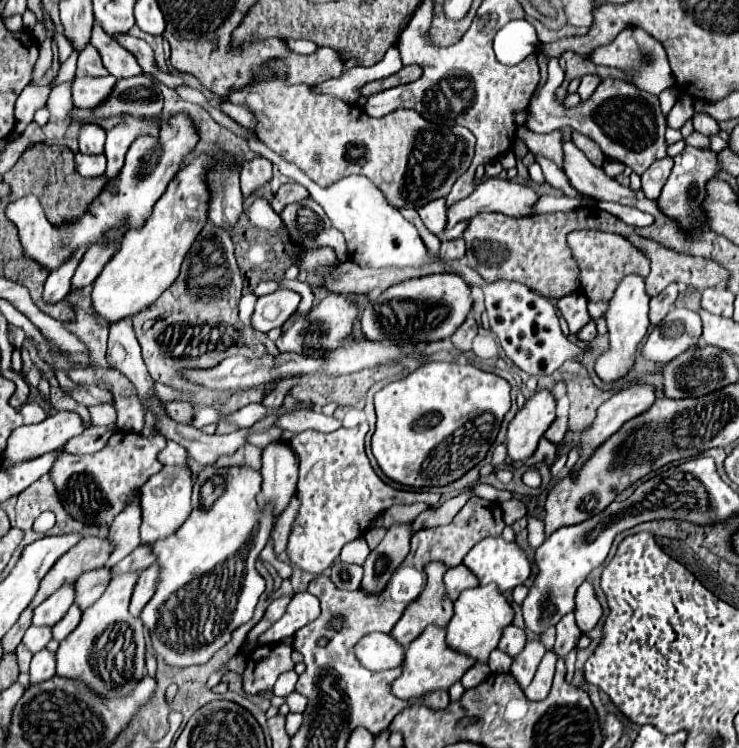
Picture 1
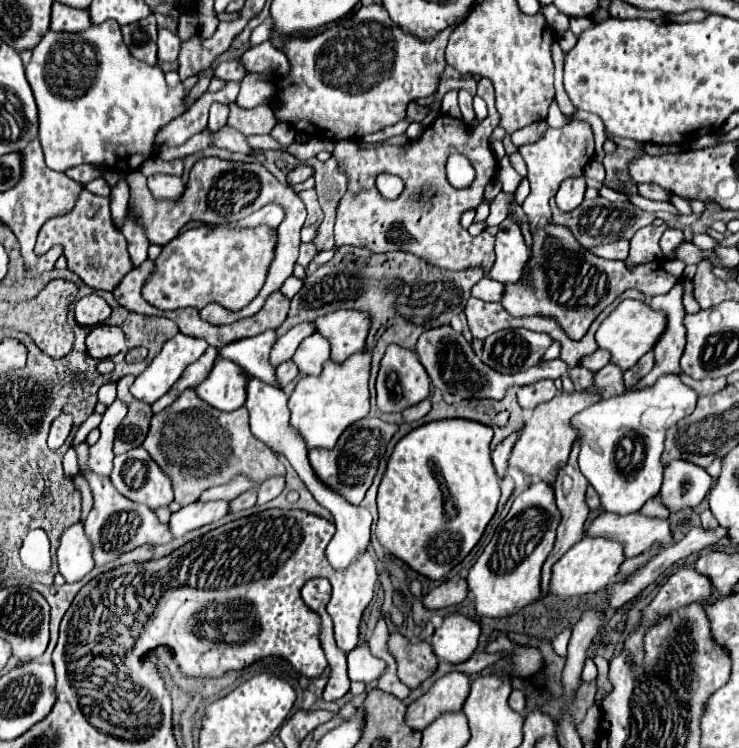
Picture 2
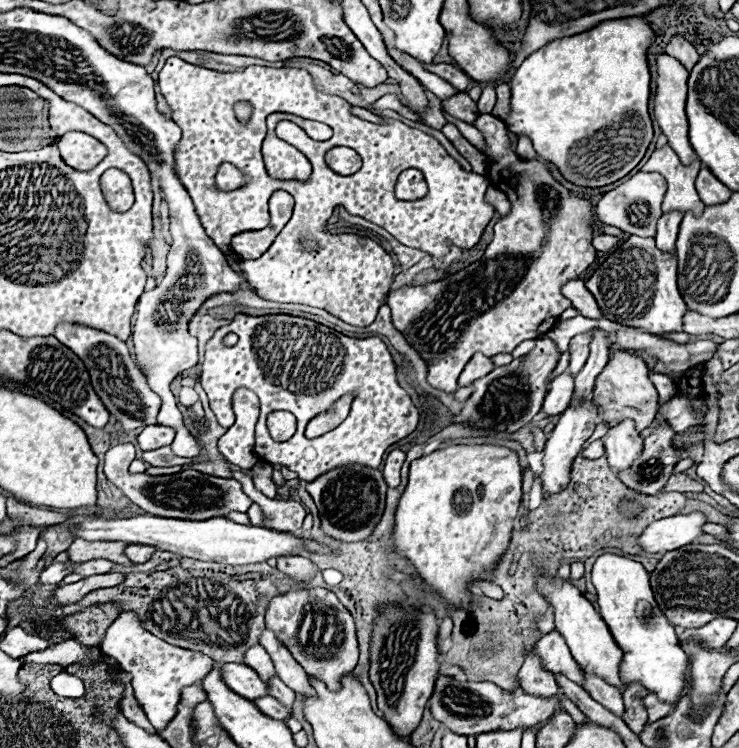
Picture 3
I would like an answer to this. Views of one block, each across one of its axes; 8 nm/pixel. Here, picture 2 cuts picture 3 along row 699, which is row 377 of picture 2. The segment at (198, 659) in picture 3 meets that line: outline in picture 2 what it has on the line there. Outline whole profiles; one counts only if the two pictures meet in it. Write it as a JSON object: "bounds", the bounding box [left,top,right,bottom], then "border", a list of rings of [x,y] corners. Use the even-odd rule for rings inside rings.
{"bounds":[130,334,208,404],"border":[[[176,334],[164,344],[162,352],[152,360],[152,364],[140,376],[136,376],[130,392],[148,404],[156,402],[182,376],[184,368],[206,352],[206,348],[208,344],[202,338]]]}

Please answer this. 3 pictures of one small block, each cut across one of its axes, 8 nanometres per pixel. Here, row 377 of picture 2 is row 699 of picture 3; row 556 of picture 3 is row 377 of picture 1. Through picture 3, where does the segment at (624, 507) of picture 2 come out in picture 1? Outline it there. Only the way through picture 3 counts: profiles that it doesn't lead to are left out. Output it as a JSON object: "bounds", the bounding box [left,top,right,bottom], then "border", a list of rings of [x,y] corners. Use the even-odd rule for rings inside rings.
{"bounds":[594,276,650,384],"border":[[[630,276],[630,278],[622,278],[614,298],[610,300],[610,308],[606,312],[606,322],[608,322],[608,336],[610,336],[610,344],[608,350],[602,352],[596,358],[594,364],[594,372],[598,374],[598,378],[606,384],[614,384],[622,378],[628,376],[628,372],[632,370],[634,362],[636,362],[636,350],[638,344],[644,340],[650,320],[648,320],[648,294],[644,290],[644,278],[638,276]]]}

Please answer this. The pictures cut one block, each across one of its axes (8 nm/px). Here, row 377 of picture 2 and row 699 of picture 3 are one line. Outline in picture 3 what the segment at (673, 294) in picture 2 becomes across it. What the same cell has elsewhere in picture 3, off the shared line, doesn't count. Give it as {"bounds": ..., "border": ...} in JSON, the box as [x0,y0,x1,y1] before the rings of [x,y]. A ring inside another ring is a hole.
{"bounds":[644,694,676,720],"border":[[[656,694],[646,696],[644,704],[646,704],[646,710],[648,710],[648,720],[660,720],[660,718],[668,716],[670,712],[674,712],[674,708],[676,708],[676,704],[666,704],[666,702],[660,702]]]}

